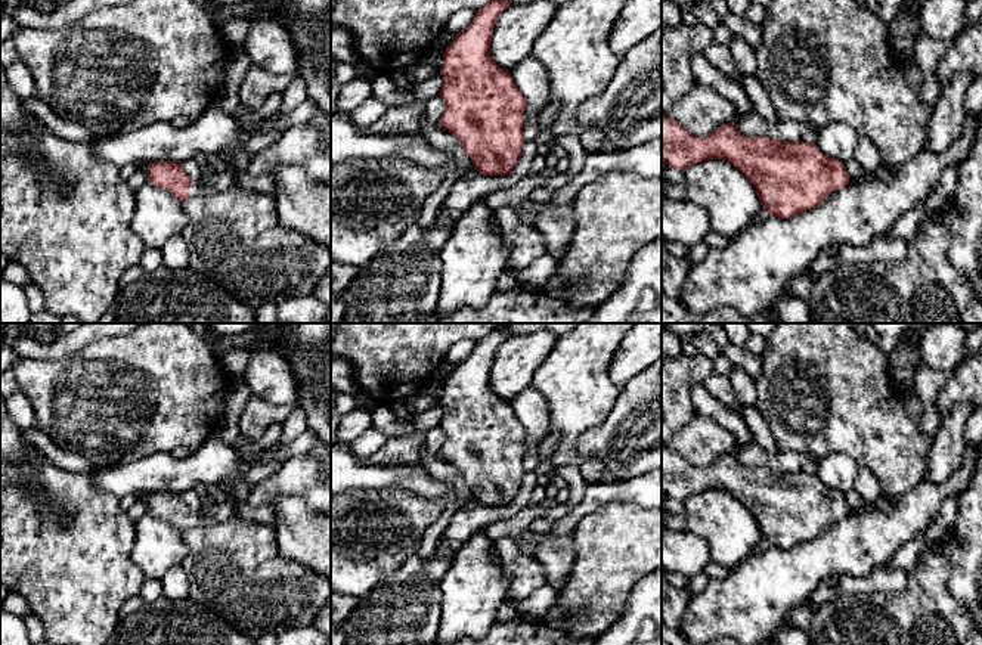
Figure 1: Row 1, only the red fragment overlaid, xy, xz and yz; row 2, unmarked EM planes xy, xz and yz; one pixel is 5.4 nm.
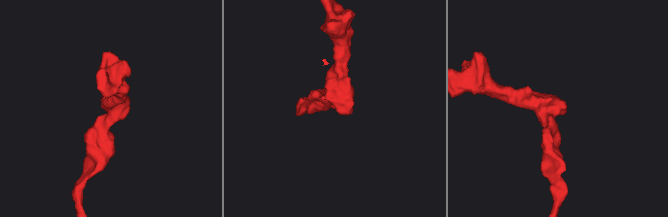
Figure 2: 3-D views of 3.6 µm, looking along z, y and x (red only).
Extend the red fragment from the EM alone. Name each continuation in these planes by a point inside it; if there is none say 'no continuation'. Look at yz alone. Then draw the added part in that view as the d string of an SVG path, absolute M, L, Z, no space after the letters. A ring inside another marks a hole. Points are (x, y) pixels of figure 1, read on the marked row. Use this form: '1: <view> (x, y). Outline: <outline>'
1: yz (866, 176). Outline: M862 171L862 174L856 179L849 177L849 183L852 182L871 182L876 177L876 173Z

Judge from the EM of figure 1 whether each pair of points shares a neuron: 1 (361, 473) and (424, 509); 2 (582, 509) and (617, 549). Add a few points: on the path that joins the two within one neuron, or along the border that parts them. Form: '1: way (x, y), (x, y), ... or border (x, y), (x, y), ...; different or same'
1: border (350, 487), (406, 487), (420, 496); different
2: border (619, 502), (604, 502), (585, 514), (569, 535); different

